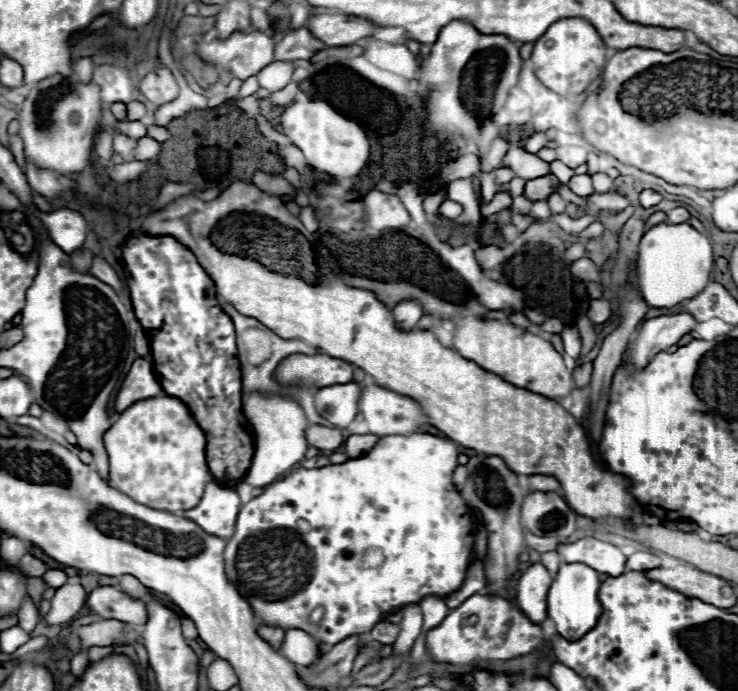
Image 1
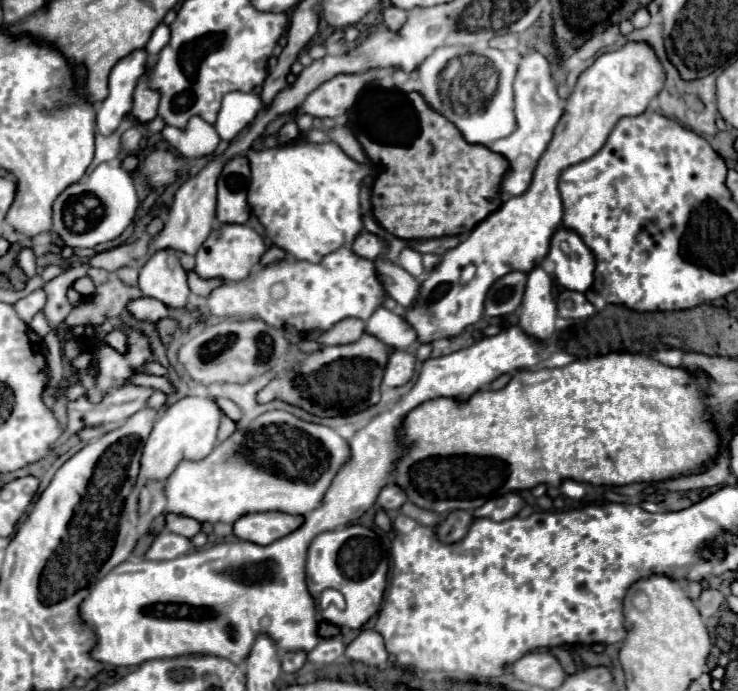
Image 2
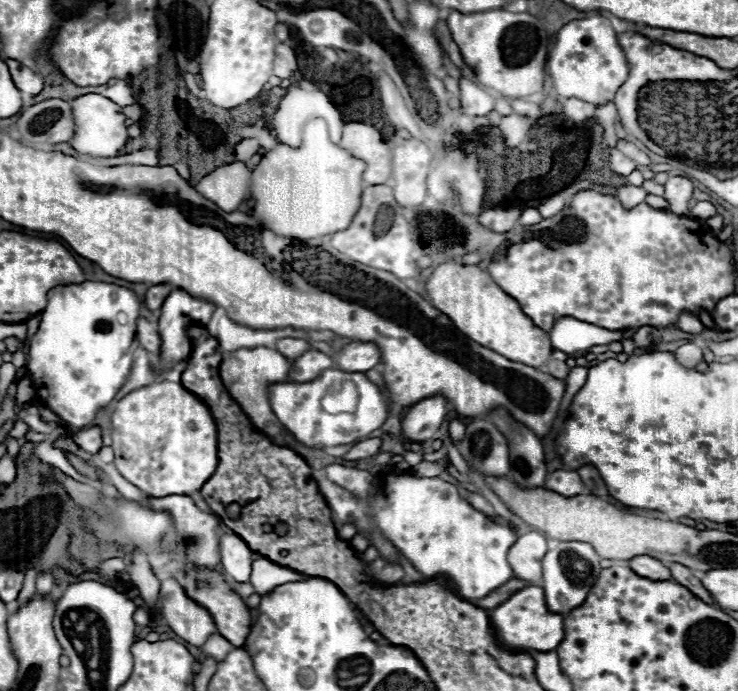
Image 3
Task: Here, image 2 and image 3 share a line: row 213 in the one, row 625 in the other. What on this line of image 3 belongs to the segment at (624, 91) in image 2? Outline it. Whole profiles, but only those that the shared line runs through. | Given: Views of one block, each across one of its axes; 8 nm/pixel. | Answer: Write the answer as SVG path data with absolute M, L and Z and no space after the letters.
M528 586L528 588L518 590L506 602L490 610L490 620L500 642L508 650L534 648L540 652L548 652L548 650L554 650L564 640L564 628L562 628L564 616L548 610L546 600L544 600L544 590L540 586Z

